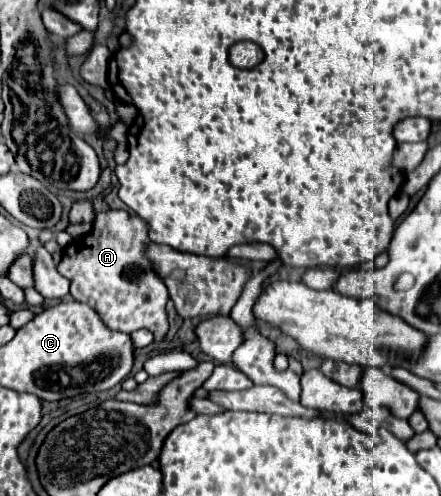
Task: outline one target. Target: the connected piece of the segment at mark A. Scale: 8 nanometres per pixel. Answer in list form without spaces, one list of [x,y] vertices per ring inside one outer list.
[[[108,210],[96,216],[94,228],[90,234],[72,240],[64,252],[62,260],[58,264],[58,272],[70,280],[70,294],[88,306],[92,306],[108,328],[130,334],[132,330],[146,328],[152,334],[156,334],[156,344],[160,344],[166,338],[168,332],[168,320],[166,320],[166,302],[168,302],[168,290],[164,288],[164,282],[156,272],[152,270],[150,260],[144,256],[144,248],[148,246],[148,226],[144,220],[140,220],[136,214],[128,214],[124,210]]]

